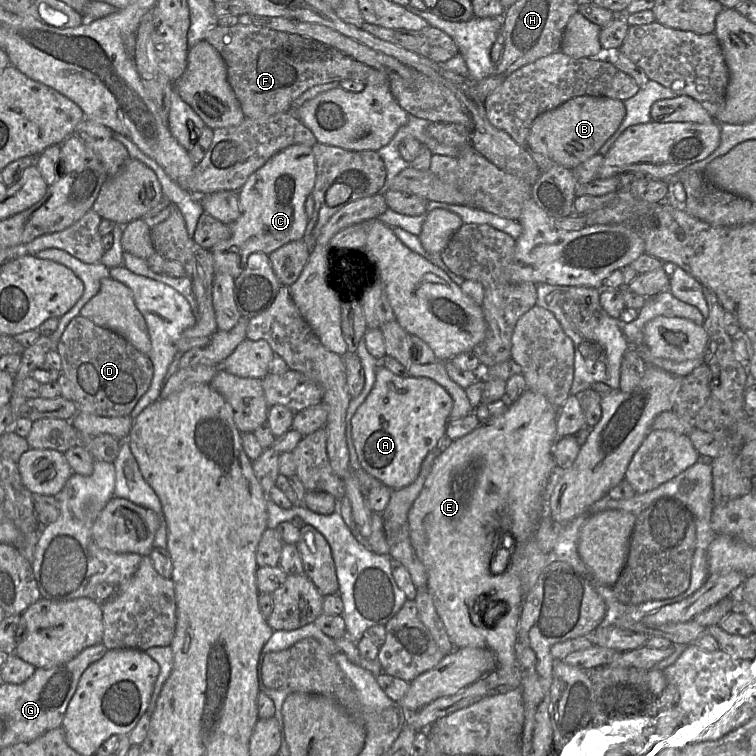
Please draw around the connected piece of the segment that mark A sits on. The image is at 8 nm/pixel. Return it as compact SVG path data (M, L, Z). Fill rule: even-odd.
M379 365L371 392L351 420L353 443L361 466L392 490L410 485L419 476L422 463L429 452L438 444L446 444L445 430L452 408L452 397L434 380L427 377L400 377Z

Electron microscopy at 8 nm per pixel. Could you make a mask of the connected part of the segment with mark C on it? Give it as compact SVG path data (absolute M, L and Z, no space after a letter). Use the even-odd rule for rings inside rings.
M295 144L277 152L262 167L249 176L238 191L240 216L229 227L231 236L215 244L212 253L216 273L227 273L237 278L244 270L248 257L255 252L271 254L283 245L302 239L309 221L305 201L316 181L316 163L312 147Z

